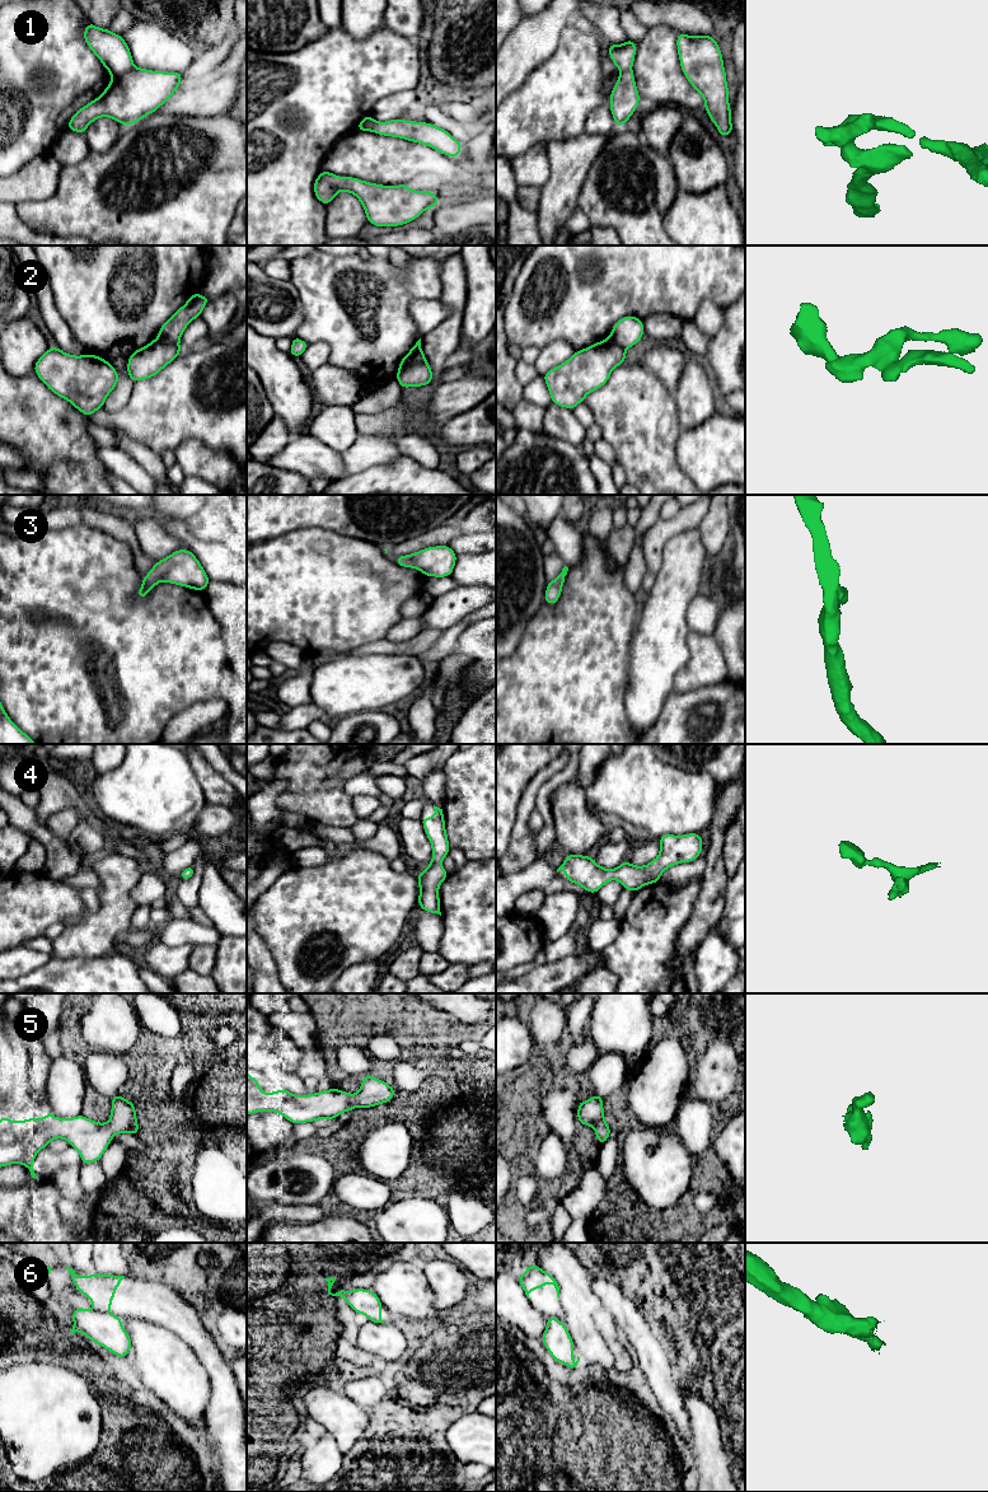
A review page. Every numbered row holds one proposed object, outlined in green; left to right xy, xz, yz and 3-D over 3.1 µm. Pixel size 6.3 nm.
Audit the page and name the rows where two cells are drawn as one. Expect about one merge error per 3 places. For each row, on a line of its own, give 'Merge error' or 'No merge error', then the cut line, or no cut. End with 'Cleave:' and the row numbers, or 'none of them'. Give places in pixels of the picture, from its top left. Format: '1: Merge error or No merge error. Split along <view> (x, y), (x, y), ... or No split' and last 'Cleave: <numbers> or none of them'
1: No merge error. No split
2: Merge error. Split along xz (425, 360), (398, 372)
3: No merge error. No split
4: No merge error. No split
5: No merge error. No split
6: Merge error. Split along yz (567, 1332), (563, 1337), (558, 1337), (549, 1348), (543, 1341)
Cleave: 2, 6

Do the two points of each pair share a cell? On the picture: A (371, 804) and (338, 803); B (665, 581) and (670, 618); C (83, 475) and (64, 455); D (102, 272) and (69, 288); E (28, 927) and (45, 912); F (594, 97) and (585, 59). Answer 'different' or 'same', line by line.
A: different
B: same
C: same
D: same
E: same
F: same

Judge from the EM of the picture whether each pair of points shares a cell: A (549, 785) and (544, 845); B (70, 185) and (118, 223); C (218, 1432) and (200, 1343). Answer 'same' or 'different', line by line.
A: same
B: same
C: same

